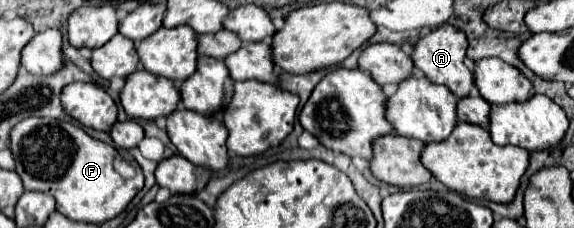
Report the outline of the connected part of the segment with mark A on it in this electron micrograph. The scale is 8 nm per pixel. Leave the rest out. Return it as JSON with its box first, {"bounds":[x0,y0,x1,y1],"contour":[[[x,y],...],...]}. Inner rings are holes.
{"bounds":[412,23,474,99],"contour":[[[448,23],[432,29],[430,33],[426,33],[424,37],[420,37],[414,45],[412,51],[412,61],[416,65],[418,71],[422,71],[432,83],[436,85],[446,85],[458,99],[468,95],[474,81],[472,81],[472,71],[464,65],[466,59],[466,49],[468,49],[468,39],[464,37],[464,33]]]}

